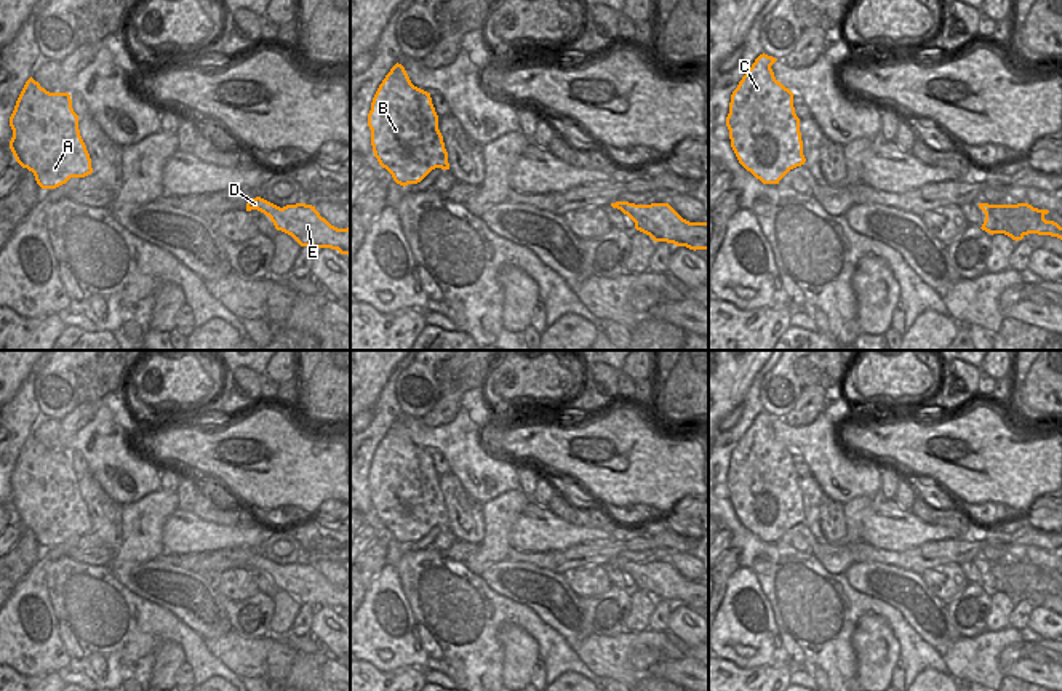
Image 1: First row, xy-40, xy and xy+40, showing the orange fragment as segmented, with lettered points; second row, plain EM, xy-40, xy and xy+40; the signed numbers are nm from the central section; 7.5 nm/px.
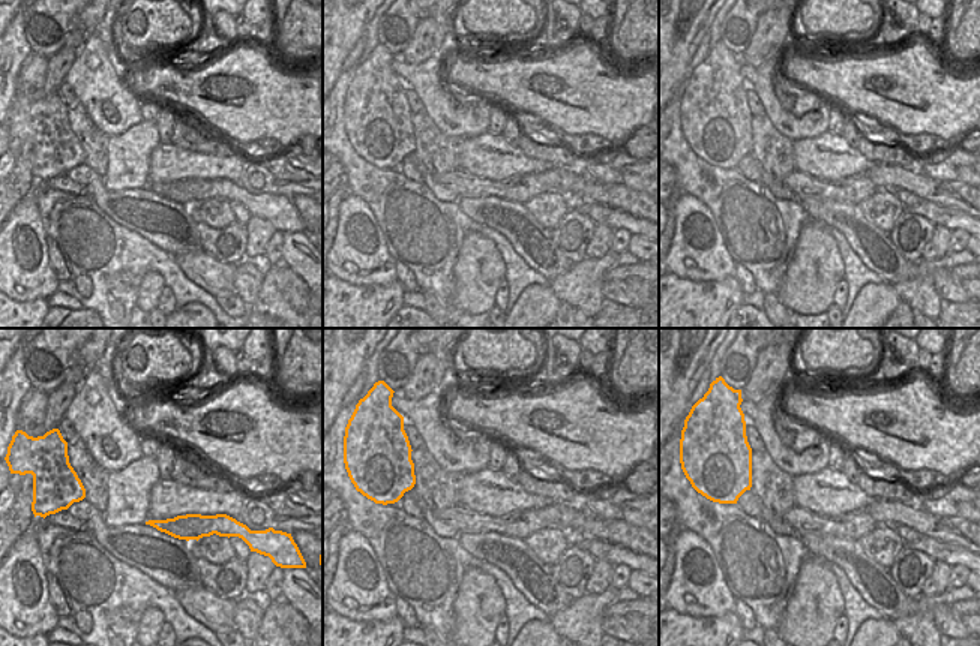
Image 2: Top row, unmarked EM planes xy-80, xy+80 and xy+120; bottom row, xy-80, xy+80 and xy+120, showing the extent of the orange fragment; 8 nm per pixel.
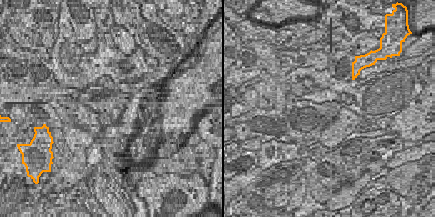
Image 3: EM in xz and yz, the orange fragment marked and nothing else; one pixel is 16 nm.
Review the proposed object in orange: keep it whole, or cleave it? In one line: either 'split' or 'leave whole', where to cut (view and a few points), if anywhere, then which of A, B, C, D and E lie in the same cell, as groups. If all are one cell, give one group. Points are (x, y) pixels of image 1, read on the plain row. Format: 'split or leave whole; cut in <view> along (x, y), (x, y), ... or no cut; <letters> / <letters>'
leave whole; no cut; A B C D E

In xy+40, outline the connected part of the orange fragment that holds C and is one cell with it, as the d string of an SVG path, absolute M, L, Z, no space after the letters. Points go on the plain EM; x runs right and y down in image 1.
M760 413L731 453L726 485L739 521L763 542L779 542L793 526L804 523L800 477L793 451L776 438L771 424L777 417Z

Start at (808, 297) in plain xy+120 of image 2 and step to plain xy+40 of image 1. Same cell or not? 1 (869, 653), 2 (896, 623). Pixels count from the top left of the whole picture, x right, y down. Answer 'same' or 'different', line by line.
1: same
2: different

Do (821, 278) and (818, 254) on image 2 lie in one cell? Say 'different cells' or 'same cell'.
same cell

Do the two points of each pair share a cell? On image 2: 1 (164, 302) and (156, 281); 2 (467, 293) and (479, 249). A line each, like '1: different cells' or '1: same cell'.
1: different cells
2: same cell

